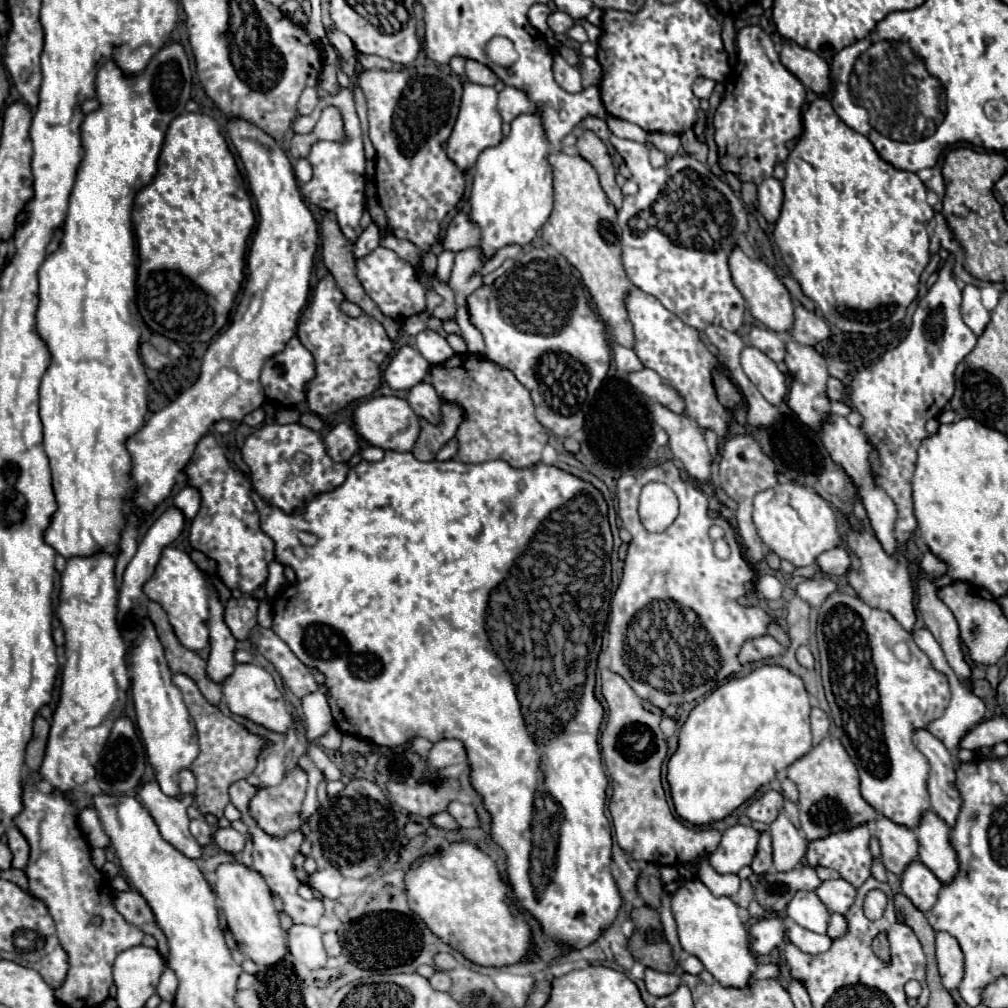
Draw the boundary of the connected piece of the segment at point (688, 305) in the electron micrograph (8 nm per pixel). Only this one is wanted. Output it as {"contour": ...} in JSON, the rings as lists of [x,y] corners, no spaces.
{"contour":[[[615,135],[609,141],[639,185],[635,195],[625,197],[619,211],[619,225],[623,229],[621,257],[631,283],[657,297],[697,331],[711,323],[737,331],[743,323],[745,299],[731,281],[727,257],[747,231],[743,203],[723,179],[715,177],[707,165],[691,155],[675,155],[667,165],[653,169],[643,143],[631,143]]]}

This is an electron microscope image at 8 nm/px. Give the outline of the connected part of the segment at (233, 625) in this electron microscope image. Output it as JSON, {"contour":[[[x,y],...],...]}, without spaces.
{"contour":[[[231,597],[225,605],[225,621],[235,639],[247,639],[249,631],[257,625],[257,597]]]}

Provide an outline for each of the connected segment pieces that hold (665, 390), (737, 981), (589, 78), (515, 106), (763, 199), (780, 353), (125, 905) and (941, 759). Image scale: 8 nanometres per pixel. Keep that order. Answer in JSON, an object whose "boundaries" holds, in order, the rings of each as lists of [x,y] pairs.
{"boundaries":[[[[645,367],[641,371],[627,373],[627,381],[643,395],[647,395],[651,401],[663,403],[675,413],[683,413],[683,401],[679,401],[679,395],[675,393],[675,389],[671,389],[671,385],[667,385],[653,369]]],[[[667,865],[661,869],[661,883],[681,881],[679,889],[671,893],[671,911],[677,921],[681,947],[699,957],[705,969],[727,987],[743,987],[751,981],[751,973],[757,969],[755,957],[747,945],[747,929],[743,927],[737,905],[729,897],[715,897],[699,879],[683,881],[677,867]]],[[[583,57],[581,59],[581,74],[584,87],[589,85],[599,85],[601,83],[601,65],[593,57]]],[[[505,85],[505,89],[499,93],[499,115],[505,123],[511,123],[515,117],[523,113],[533,113],[535,107],[527,99],[527,95],[515,87]]],[[[769,177],[765,179],[761,185],[759,185],[759,211],[763,213],[763,217],[769,221],[769,223],[775,223],[779,213],[781,213],[781,203],[783,203],[783,187],[781,187],[781,181],[775,179],[775,177]]],[[[753,325],[749,331],[749,341],[753,347],[761,349],[767,357],[771,357],[775,363],[785,359],[785,343],[781,335],[777,335],[775,331],[765,331]]],[[[123,891],[123,893],[117,893],[115,899],[113,899],[113,905],[115,909],[129,921],[133,923],[135,927],[139,927],[143,933],[149,933],[157,939],[159,943],[159,953],[161,955],[167,955],[167,943],[165,943],[165,935],[161,933],[161,929],[157,927],[155,923],[155,917],[153,917],[153,911],[149,909],[147,901],[137,893],[137,891]]],[[[915,729],[913,743],[929,761],[927,793],[931,799],[931,811],[939,813],[947,825],[953,825],[959,813],[959,791],[955,789],[955,765],[951,753],[927,729]]]]}

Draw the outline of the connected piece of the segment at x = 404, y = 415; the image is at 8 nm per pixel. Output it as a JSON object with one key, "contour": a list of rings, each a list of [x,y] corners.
{"contour":[[[371,397],[357,405],[353,409],[351,425],[359,433],[361,439],[367,443],[381,447],[381,449],[391,449],[391,451],[411,451],[417,435],[419,435],[419,421],[413,409],[407,405],[405,399],[401,397]]]}

